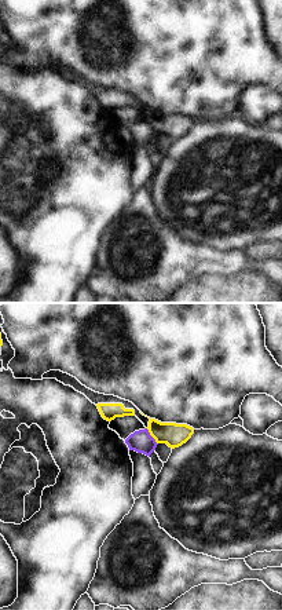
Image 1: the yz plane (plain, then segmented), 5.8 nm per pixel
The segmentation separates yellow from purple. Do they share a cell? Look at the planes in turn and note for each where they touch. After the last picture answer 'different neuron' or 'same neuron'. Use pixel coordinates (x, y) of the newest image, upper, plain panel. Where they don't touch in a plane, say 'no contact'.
meets yellow at (152, 127)

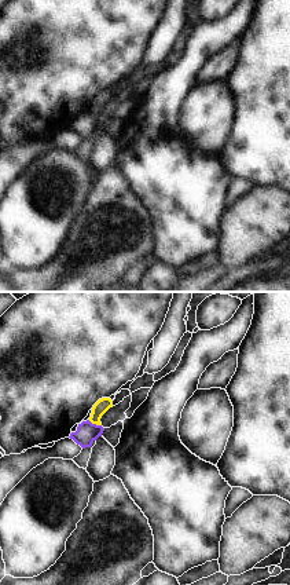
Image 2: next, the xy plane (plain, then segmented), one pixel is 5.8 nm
meets yellow at (95, 114)

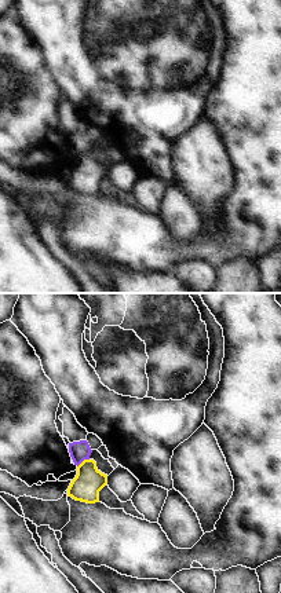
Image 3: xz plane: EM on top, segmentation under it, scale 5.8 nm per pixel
meets yellow at (83, 153)

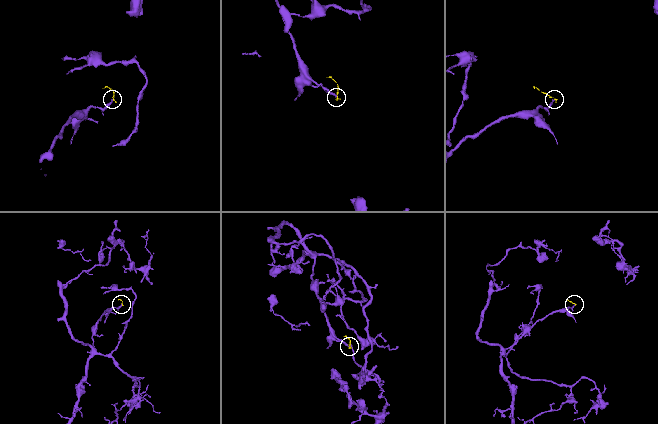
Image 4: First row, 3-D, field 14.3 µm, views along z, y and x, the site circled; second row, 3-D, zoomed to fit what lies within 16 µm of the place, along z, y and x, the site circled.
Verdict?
different neuron

